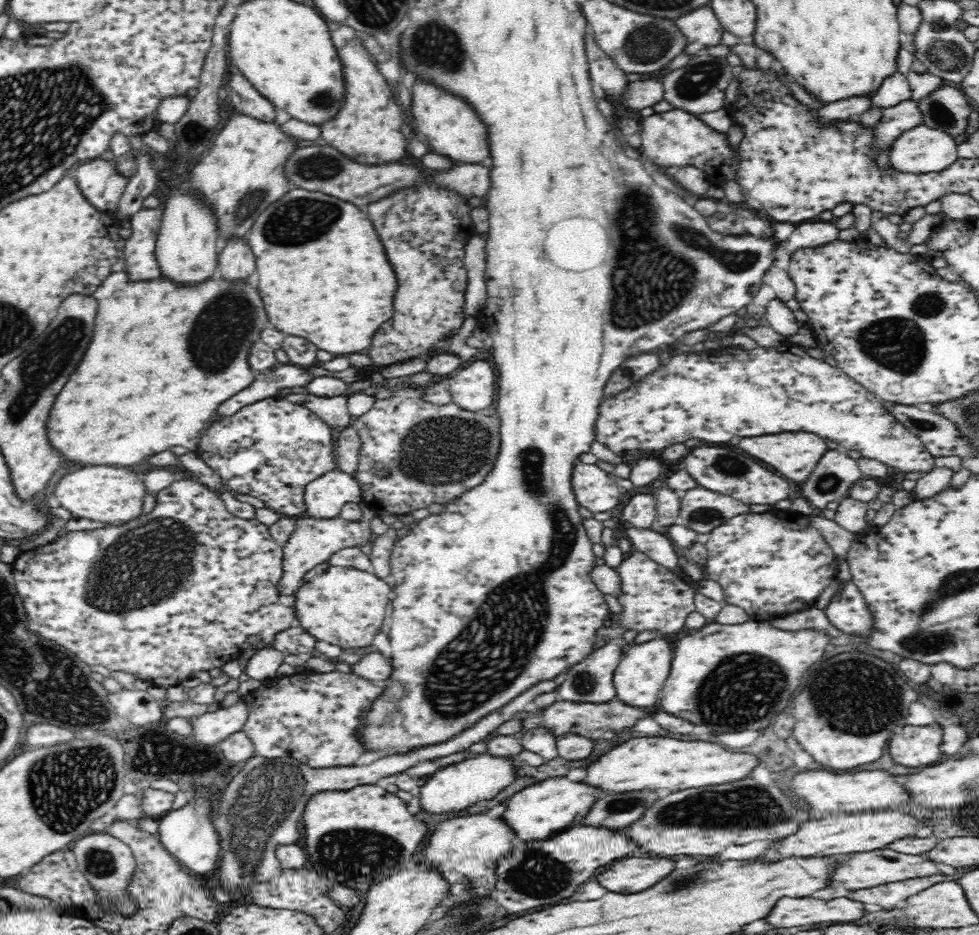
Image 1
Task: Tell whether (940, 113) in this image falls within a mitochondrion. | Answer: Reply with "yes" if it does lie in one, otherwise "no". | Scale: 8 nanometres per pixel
yes

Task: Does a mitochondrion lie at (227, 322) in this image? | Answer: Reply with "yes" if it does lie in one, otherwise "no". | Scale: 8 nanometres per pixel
yes

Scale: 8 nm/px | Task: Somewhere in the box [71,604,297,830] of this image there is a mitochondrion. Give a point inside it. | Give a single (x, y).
(167, 756)

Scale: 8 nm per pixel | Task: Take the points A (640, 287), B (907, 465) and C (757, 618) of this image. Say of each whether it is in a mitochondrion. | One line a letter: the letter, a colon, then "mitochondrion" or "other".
A: mitochondrion
B: other
C: other

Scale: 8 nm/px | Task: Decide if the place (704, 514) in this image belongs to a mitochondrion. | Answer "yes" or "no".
yes

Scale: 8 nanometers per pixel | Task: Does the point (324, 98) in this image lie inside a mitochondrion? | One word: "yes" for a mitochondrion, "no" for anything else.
yes

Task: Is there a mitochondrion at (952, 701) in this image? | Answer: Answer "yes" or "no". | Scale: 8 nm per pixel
no

